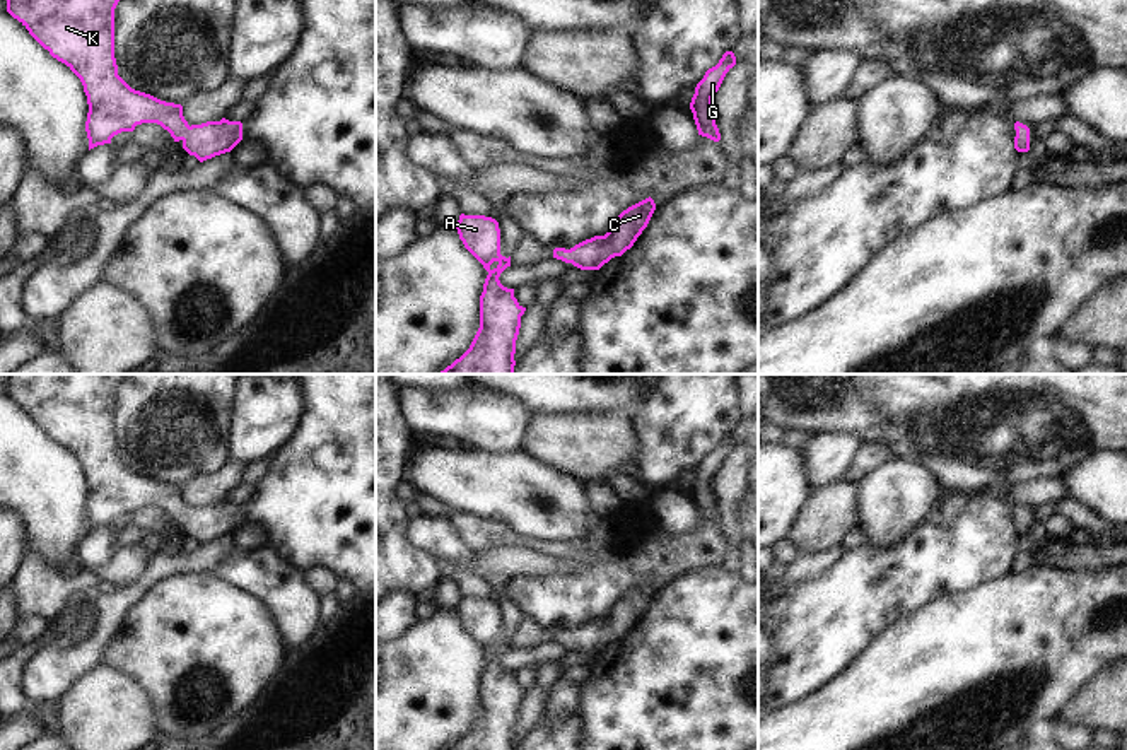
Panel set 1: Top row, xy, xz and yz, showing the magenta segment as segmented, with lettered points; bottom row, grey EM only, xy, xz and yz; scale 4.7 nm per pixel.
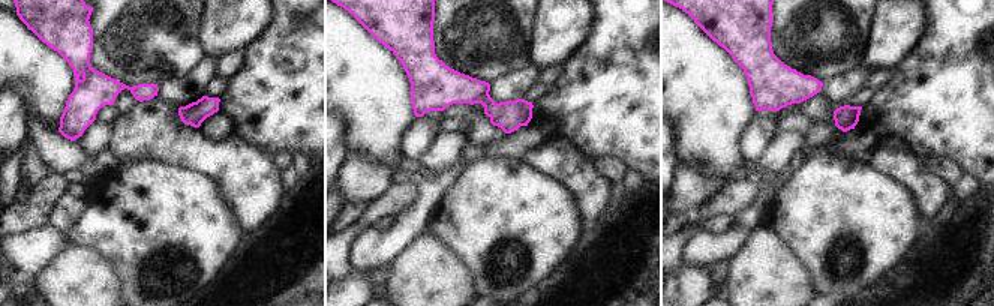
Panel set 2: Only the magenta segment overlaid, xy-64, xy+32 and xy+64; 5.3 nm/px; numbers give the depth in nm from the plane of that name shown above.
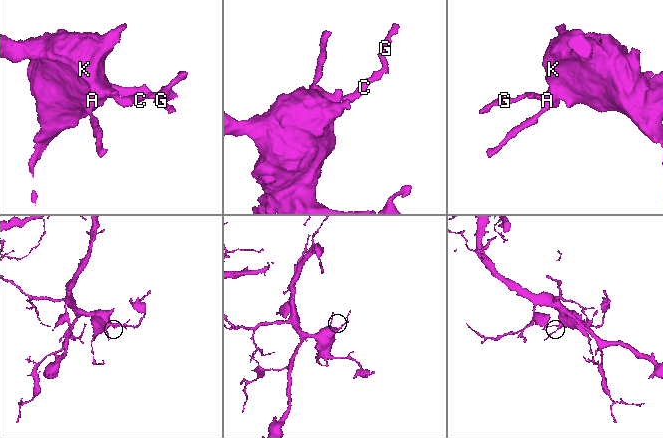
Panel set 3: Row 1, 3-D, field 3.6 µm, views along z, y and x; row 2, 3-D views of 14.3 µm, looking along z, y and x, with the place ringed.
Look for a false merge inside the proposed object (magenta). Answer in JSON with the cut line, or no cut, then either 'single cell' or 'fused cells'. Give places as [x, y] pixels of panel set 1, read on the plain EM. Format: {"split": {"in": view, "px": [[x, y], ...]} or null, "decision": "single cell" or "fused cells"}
{"split": null, "decision": "single cell"}

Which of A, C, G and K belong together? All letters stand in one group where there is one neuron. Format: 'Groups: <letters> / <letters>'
Groups: A C G K.

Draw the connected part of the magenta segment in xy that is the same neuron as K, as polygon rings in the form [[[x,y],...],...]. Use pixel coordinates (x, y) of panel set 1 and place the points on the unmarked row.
[[[0,374],[7,383],[7,395],[17,401],[29,417],[65,446],[82,465],[89,495],[85,514],[89,533],[111,526],[121,514],[133,514],[137,507],[157,506],[171,516],[174,524],[200,545],[231,535],[242,523],[242,506],[207,504],[188,507],[183,489],[161,483],[150,477],[131,472],[120,458],[114,441],[114,391],[123,374]]]

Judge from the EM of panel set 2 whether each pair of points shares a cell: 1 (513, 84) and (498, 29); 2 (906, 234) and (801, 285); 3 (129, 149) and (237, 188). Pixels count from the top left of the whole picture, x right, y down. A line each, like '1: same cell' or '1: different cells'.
1: different cells
2: different cells
3: same cell

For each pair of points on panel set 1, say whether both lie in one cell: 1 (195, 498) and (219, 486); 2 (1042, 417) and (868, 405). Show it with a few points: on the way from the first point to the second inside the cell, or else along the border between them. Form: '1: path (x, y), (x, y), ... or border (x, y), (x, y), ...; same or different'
1: path (200, 492), (214, 487); same
2: path (999, 405), (910, 405); same

